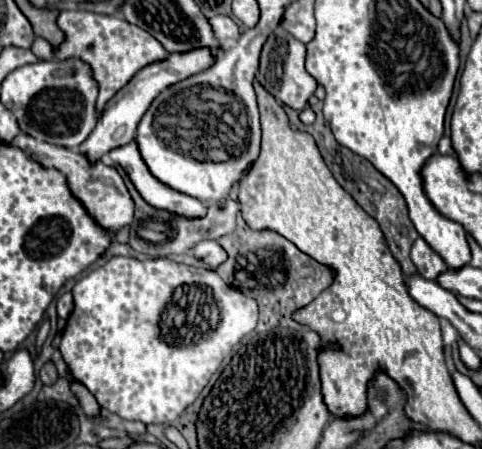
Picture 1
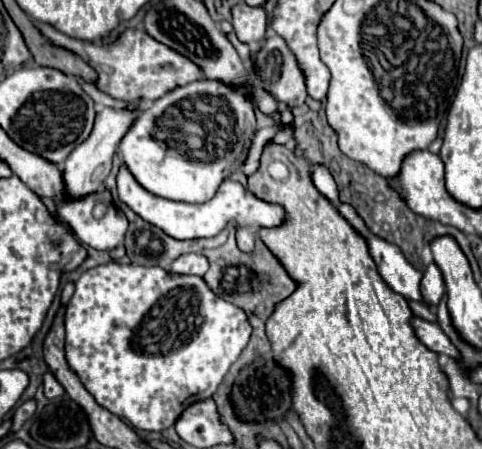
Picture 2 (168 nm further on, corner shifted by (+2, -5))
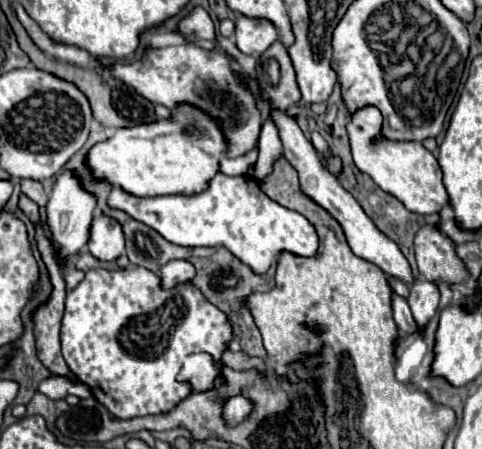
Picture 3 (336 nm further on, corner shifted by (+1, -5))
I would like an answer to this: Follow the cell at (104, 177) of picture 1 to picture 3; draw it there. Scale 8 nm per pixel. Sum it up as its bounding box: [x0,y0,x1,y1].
[88,213,124,261]

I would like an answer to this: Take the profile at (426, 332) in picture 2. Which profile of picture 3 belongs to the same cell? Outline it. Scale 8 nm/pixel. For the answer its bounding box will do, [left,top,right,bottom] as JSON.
[392,293,424,335]

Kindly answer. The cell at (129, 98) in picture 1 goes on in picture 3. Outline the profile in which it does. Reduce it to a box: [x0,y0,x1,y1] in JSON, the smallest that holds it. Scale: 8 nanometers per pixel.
[46,169,96,257]

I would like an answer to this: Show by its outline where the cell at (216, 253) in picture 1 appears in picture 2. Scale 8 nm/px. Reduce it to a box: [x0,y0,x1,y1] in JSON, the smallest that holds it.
[171,253,209,277]

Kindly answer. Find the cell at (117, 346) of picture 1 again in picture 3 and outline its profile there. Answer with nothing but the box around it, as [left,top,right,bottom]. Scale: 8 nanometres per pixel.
[60,265,236,419]

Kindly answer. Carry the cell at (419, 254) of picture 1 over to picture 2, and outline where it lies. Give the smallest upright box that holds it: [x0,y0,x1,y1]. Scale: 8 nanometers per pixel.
[421,265,445,307]

